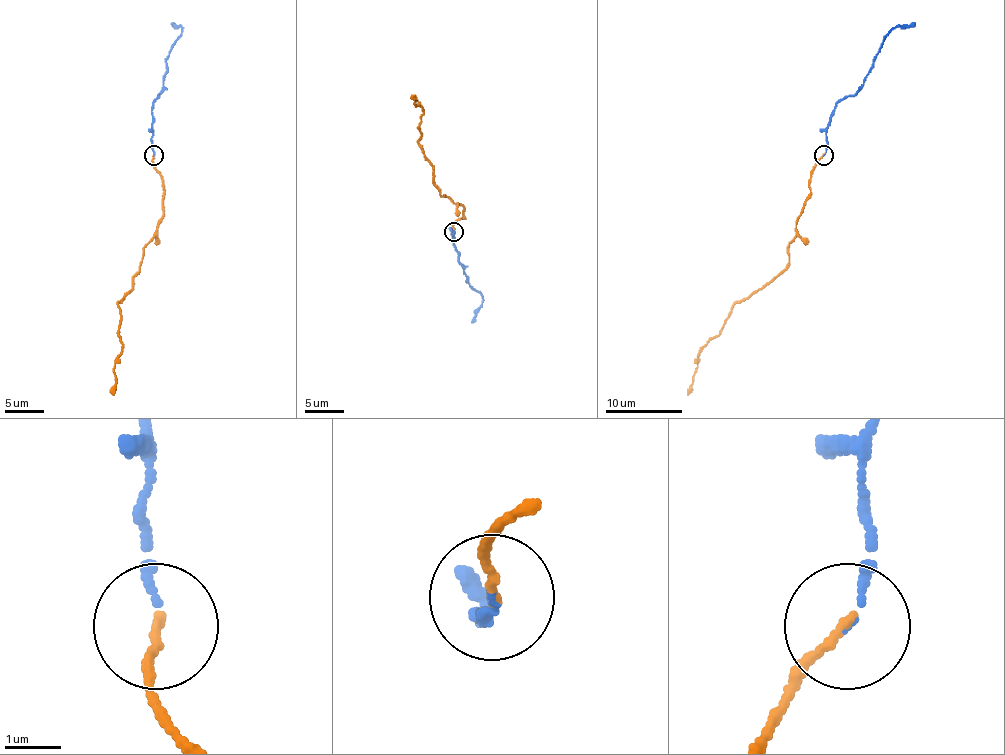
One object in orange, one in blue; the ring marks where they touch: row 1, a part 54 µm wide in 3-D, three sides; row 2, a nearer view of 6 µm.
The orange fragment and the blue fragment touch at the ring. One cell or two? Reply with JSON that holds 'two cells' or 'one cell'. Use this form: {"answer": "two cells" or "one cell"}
{"answer": "one cell"}

